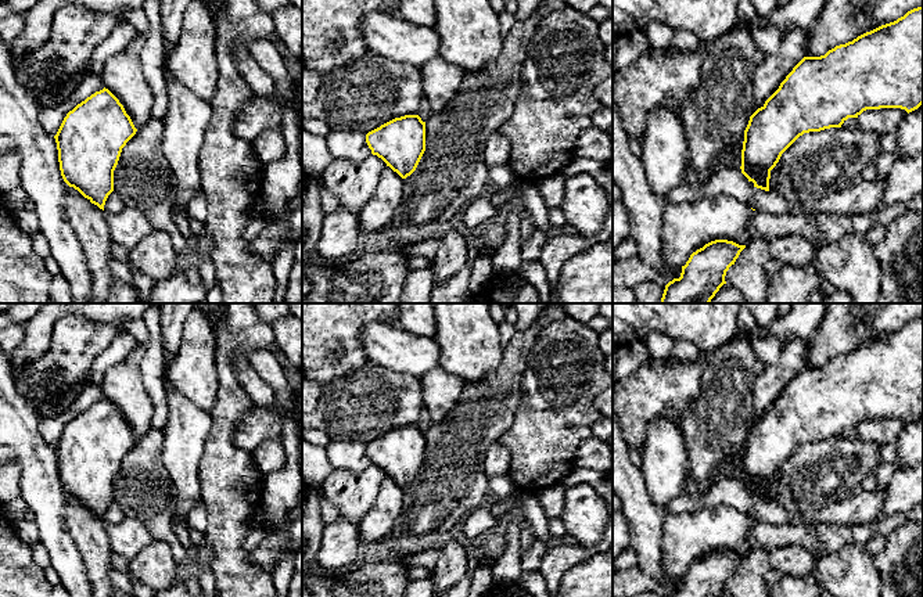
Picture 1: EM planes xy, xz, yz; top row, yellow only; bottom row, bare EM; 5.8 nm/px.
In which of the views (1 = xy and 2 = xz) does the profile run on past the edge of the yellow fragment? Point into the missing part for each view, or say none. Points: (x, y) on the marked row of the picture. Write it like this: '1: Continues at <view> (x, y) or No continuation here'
1: No continuation here
2: No continuation here

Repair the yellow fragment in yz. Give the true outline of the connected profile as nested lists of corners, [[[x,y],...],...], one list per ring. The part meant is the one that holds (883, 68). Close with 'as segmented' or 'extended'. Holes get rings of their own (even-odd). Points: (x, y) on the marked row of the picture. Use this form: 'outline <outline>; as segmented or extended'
outline [[[923,7],[908,11],[894,22],[866,32],[852,42],[836,46],[820,57],[804,57],[780,83],[779,89],[758,108],[744,130],[741,173],[754,187],[769,191],[771,170],[782,154],[804,133],[841,127],[848,118],[866,109],[901,108],[908,114],[923,104]]]; as segmented

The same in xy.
outline [[[108,89],[87,97],[67,114],[54,136],[64,181],[104,211],[122,148],[136,132]]]; as segmented

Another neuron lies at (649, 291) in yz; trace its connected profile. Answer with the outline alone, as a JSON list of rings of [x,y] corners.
[[[644,281],[633,288],[636,303],[660,303],[665,287],[656,281]]]

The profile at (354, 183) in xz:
[[[373,154],[362,162],[334,159],[319,180],[338,198],[340,206],[360,212],[370,201],[385,166],[387,163]]]

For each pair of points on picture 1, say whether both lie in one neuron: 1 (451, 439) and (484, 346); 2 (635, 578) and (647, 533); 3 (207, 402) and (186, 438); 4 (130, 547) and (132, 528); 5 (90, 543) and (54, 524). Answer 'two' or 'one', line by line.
1: two
2: two
3: two
4: one
5: two

